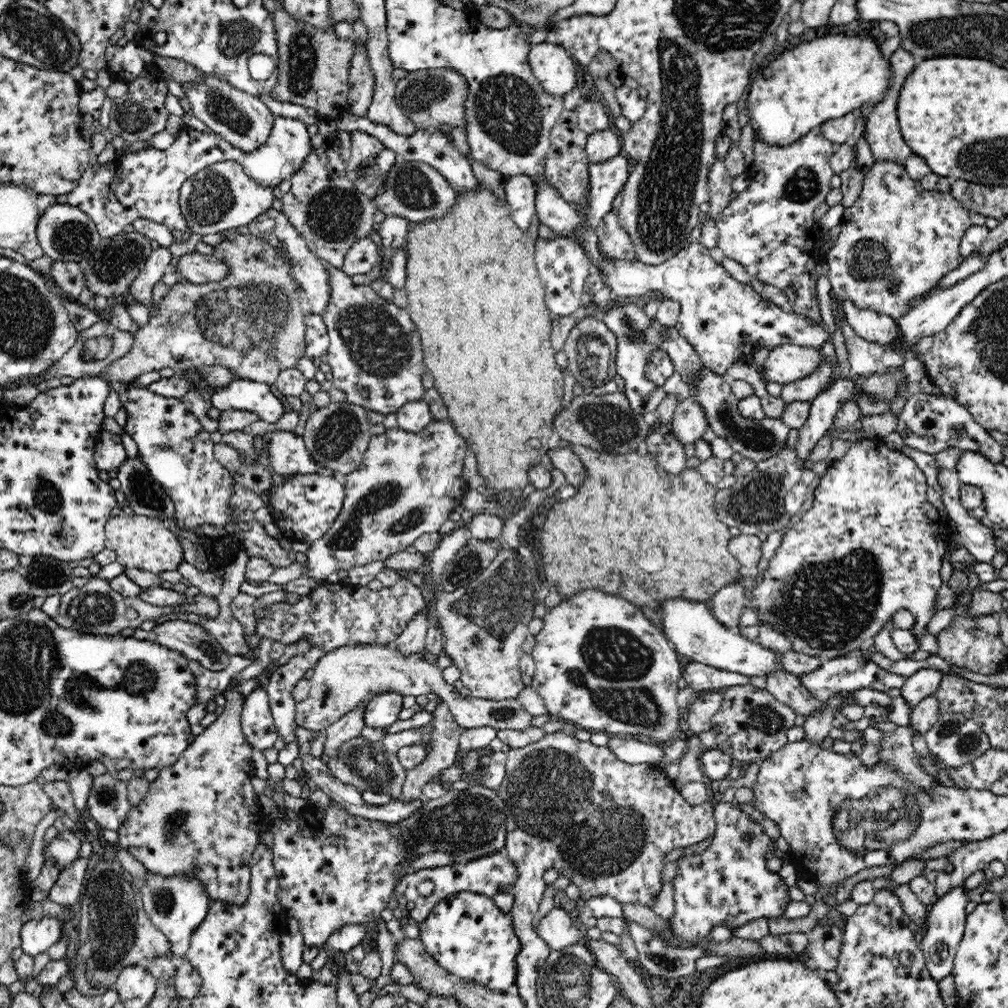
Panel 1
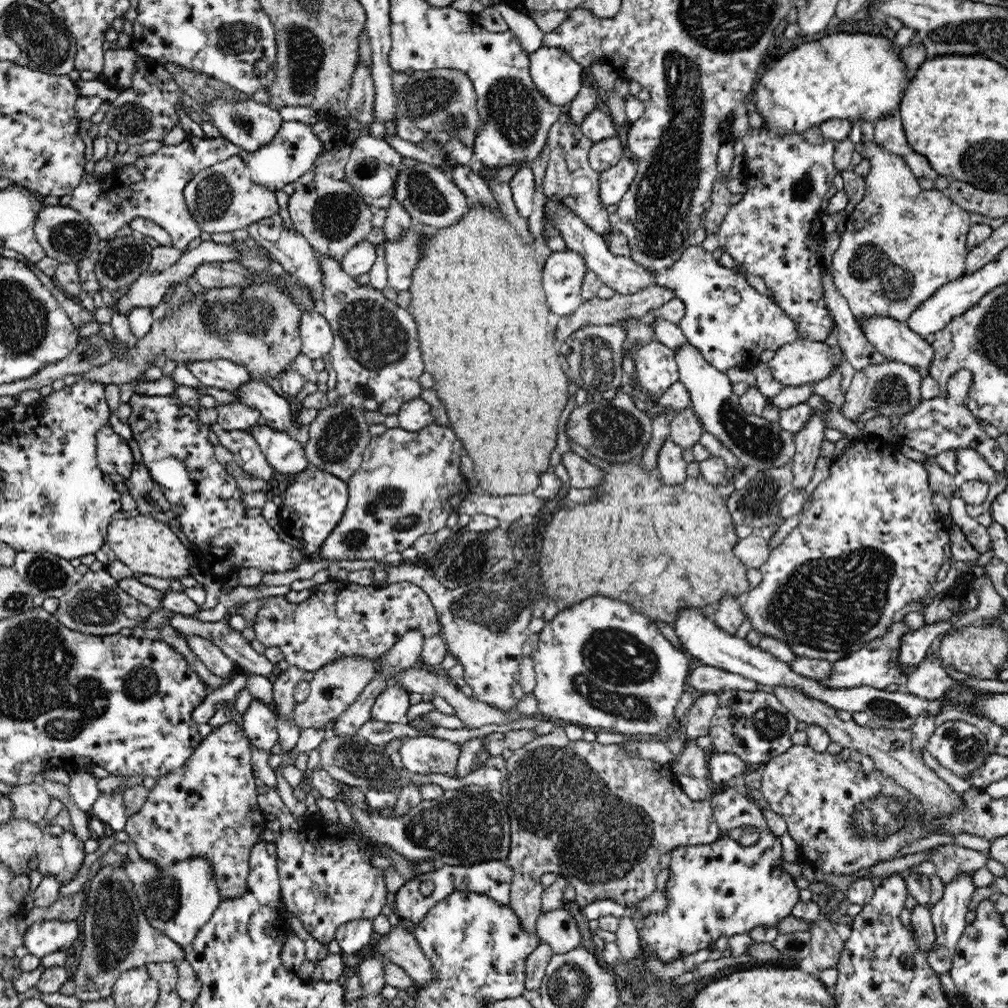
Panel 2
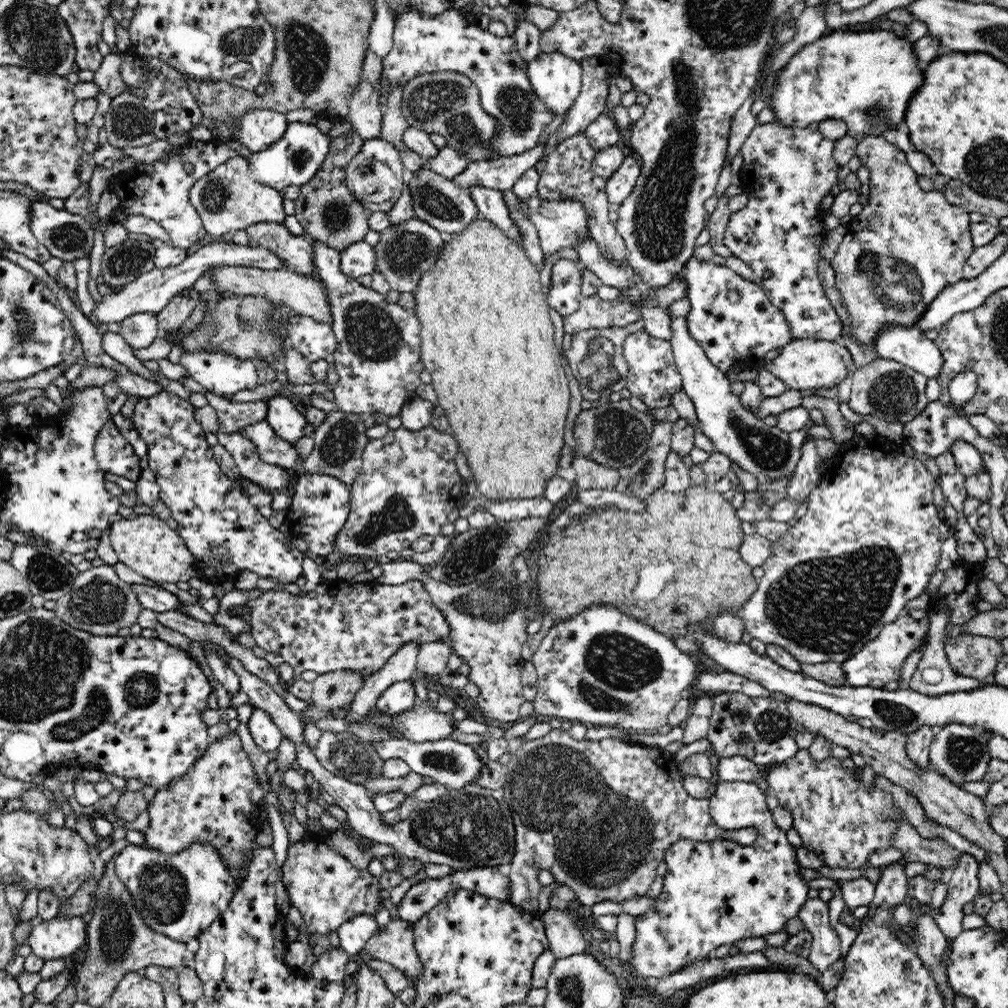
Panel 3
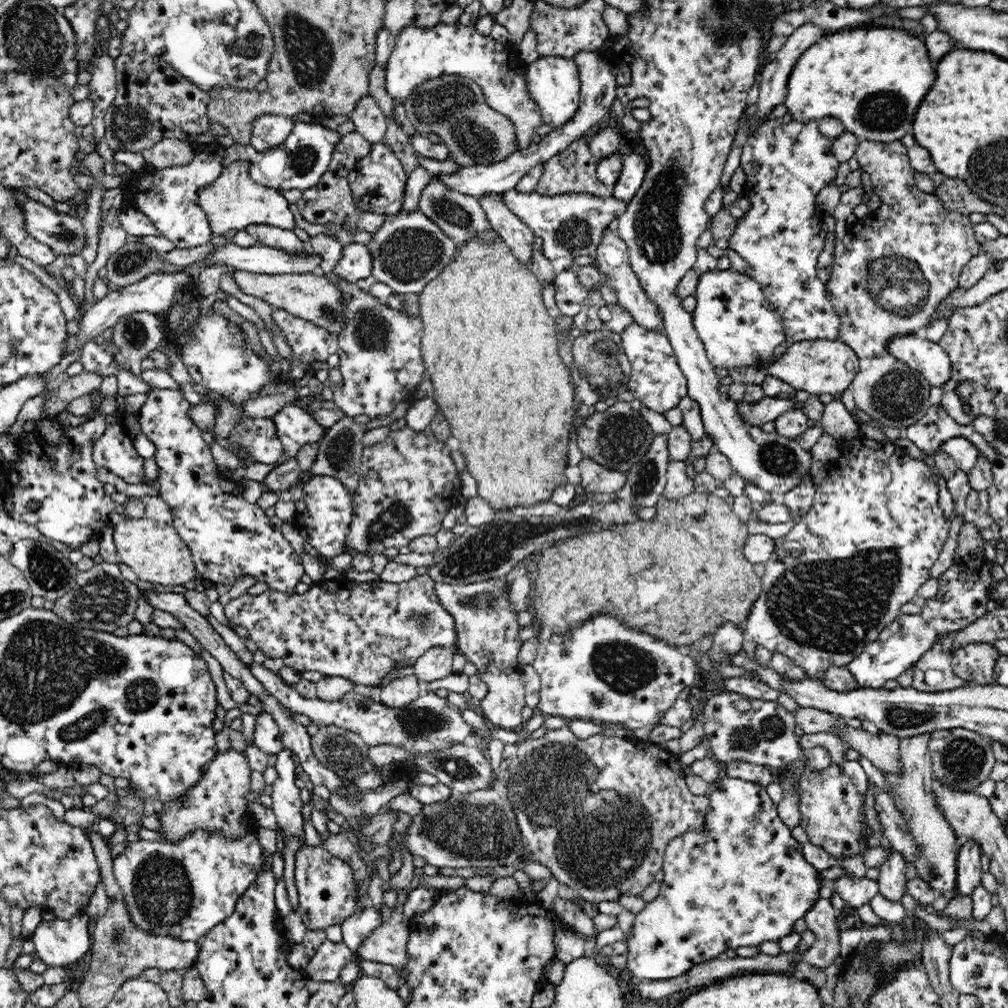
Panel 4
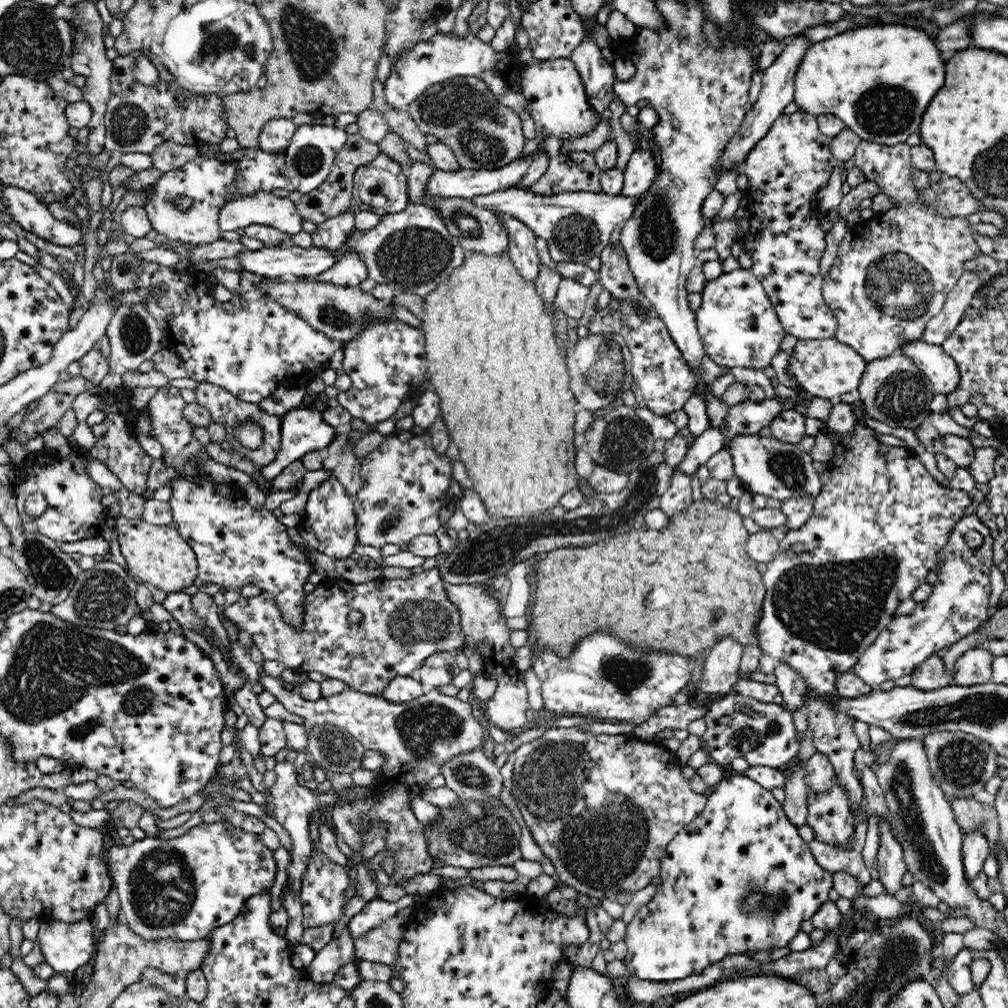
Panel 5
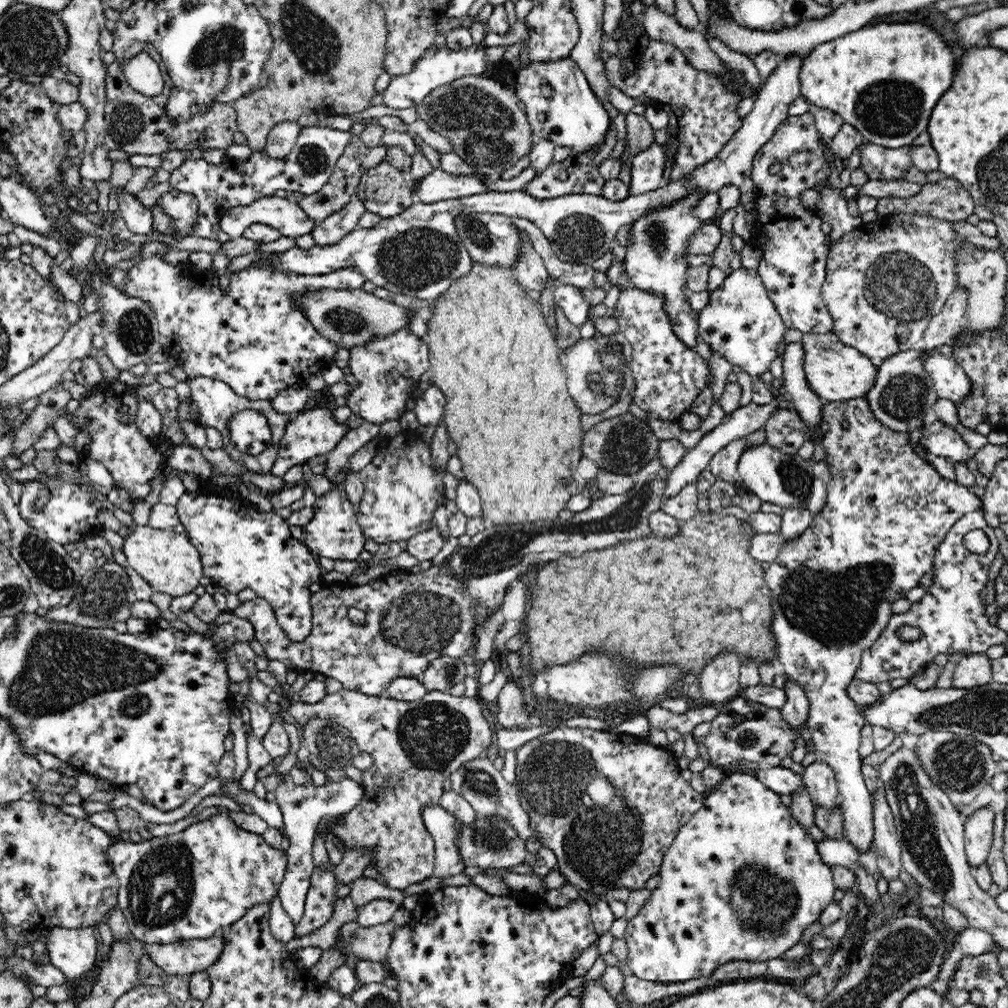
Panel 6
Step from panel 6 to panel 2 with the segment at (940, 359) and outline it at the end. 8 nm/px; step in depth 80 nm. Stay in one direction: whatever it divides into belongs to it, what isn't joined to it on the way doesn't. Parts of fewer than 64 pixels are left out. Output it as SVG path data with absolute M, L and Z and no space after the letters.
M862 317L857 320L859 328L873 347L886 360L901 362L929 372L934 348L926 338L916 334L906 321L886 317Z

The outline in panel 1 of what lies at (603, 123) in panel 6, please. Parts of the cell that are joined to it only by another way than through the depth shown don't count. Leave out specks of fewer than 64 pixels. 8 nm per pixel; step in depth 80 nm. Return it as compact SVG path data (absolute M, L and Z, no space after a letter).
M546 41L533 44L529 50L529 66L540 85L553 98L564 98L578 86L577 66L560 45Z

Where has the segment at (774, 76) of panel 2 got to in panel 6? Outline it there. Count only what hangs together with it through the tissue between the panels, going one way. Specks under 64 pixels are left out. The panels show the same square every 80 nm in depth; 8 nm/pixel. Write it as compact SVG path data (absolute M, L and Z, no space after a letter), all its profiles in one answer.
M920 22L868 24L860 30L818 45L800 68L800 95L813 108L827 109L843 118L860 132L866 142L898 149L912 147L912 142L926 131L932 110L954 78L956 58L942 35Z

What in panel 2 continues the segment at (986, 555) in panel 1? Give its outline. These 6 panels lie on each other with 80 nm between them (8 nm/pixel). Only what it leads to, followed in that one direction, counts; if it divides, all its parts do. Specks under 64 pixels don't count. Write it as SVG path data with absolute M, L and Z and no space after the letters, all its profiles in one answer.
M956 493L949 496L950 514L952 515L953 522L959 528L970 546L980 555L986 554L993 544L990 539L988 529L976 521L976 518L970 517L966 511L966 502L962 497Z

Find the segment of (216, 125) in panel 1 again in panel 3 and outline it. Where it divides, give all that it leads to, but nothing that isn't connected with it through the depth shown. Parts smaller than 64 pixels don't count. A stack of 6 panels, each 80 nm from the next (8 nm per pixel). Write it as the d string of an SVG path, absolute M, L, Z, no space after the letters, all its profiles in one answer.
M246 110L240 118L234 135L238 137L237 145L252 152L261 151L278 142L289 122L285 114L272 110Z

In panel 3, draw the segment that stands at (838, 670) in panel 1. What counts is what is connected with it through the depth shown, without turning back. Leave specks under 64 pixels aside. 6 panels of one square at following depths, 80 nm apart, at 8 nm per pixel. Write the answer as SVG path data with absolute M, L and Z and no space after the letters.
M902 614L895 622L886 624L876 638L868 641L856 654L847 658L841 665L846 675L846 685L850 687L872 686L884 688L885 684L901 680L901 666L906 657L917 649L928 637L930 614L917 622L914 618Z

